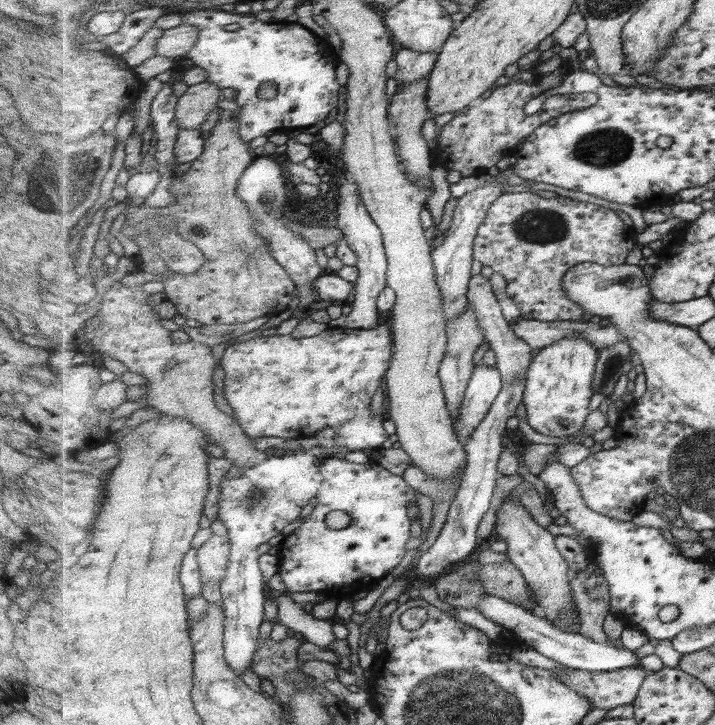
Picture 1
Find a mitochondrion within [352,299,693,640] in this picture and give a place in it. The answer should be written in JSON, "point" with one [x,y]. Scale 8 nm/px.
{"point":[615,362]}

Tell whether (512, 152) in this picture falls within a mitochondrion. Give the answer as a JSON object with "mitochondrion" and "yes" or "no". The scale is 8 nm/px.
{"mitochondrion":"no"}

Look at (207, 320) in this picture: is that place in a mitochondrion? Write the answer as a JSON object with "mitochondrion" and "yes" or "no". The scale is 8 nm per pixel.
{"mitochondrion":"no"}

